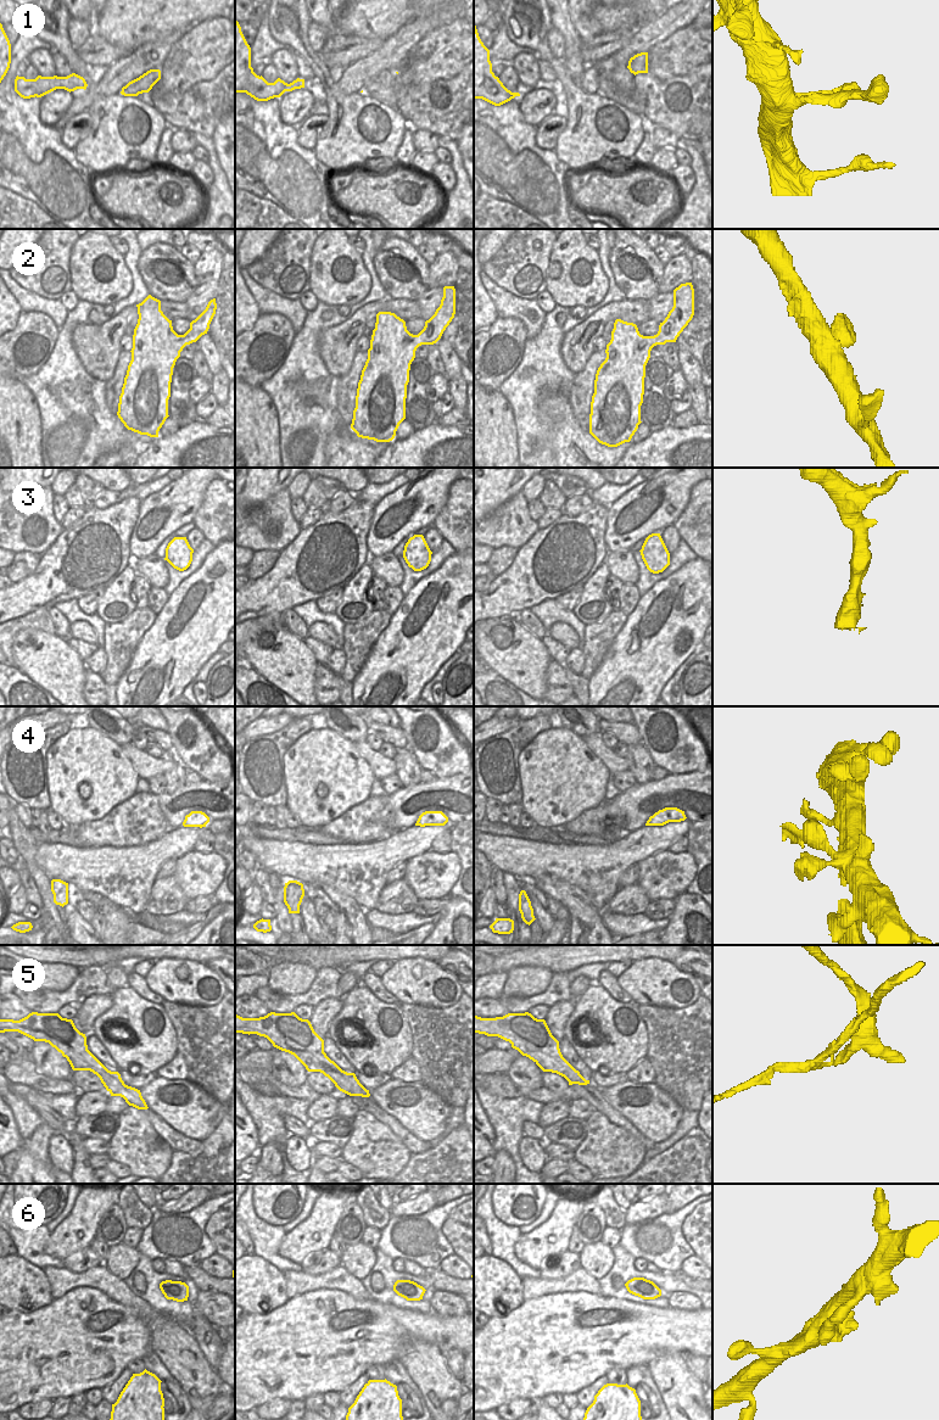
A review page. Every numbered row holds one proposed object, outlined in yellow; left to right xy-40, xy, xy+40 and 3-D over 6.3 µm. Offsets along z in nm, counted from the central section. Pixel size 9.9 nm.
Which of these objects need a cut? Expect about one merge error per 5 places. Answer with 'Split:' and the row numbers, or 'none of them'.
Split: 5

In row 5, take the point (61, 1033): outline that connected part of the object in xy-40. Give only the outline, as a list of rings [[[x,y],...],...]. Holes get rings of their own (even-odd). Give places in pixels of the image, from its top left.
[[[32,1012],[19,1021],[0,1019],[0,1033],[5,1032],[18,1032],[34,1041],[49,1042],[67,1058],[73,1070],[96,1074],[111,1095],[117,1095],[125,1085],[118,1072],[108,1070],[88,1050],[85,1034],[76,1028],[73,1021],[58,1013]]]

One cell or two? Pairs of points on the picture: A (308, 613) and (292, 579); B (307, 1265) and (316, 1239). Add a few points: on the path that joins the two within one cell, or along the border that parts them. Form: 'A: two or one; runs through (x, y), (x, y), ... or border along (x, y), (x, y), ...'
A: two; border along (314, 599), (308, 599), (292, 609)
B: two; border along (307, 1254), (300, 1263)

